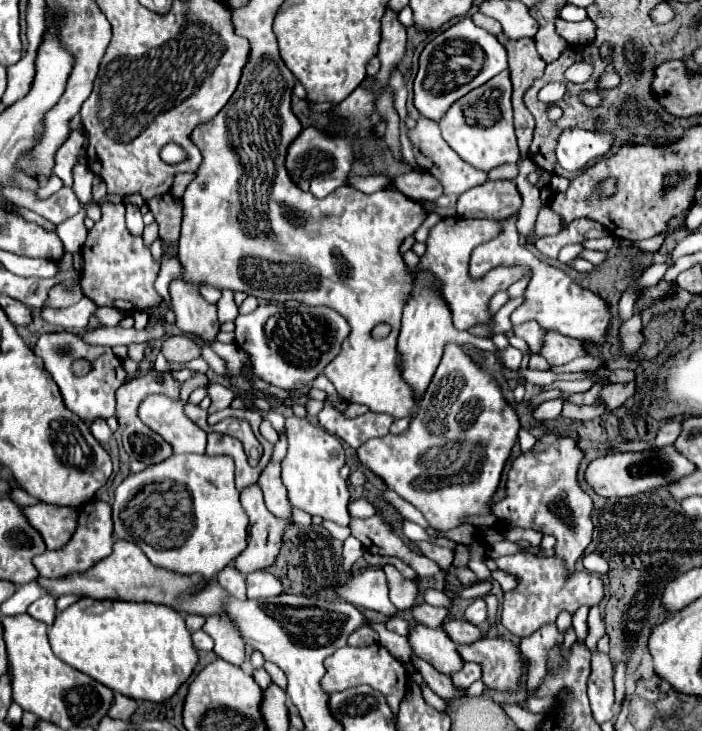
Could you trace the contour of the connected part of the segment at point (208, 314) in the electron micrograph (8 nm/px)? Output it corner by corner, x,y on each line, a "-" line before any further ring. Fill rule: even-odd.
182,279
170,285
172,311
176,313
176,327
188,335
200,337
206,343
214,343
220,333
220,323
216,319
216,305
204,301
200,291

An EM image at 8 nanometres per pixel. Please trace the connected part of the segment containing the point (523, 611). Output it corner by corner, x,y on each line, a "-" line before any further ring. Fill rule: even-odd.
514,553
498,557
496,565
518,579
512,591
504,593
502,625
516,637
530,637
536,629
556,623
562,611
574,615
582,605
594,607
604,599
604,581
592,573
568,571
566,563
558,557
536,557
532,553

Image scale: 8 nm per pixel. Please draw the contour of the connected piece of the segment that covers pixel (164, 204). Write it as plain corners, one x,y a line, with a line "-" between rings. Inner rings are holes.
172,193
154,197
150,201
150,211
156,215
160,225
160,237
166,245
164,255
174,257
178,253
178,237
180,237
180,223
182,223
182,201
174,199

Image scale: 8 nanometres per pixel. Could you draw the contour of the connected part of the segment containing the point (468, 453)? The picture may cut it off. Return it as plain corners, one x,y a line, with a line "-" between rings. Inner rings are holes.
448,343
442,358
408,431
398,437
388,433
382,439
366,441
358,449
358,457
386,481
388,489
418,507
432,527
452,529
462,525
466,515
488,513
488,501
500,483
520,423
492,373
466,355
460,345
-
454,369
458,379
456,405

